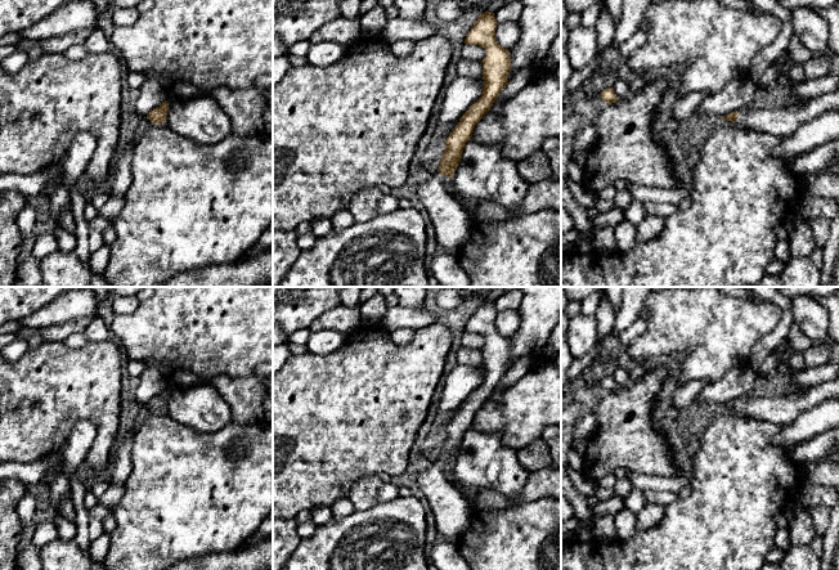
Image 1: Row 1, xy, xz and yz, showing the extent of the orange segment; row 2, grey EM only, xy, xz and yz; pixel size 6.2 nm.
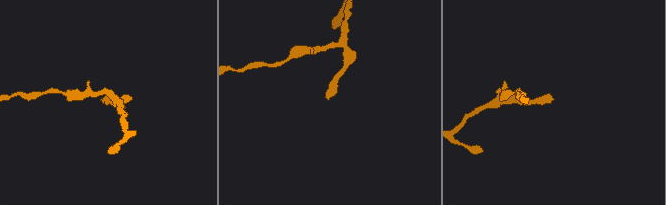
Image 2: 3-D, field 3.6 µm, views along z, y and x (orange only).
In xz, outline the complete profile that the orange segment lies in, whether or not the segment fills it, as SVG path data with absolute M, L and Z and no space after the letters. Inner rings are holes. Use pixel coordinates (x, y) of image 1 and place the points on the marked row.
M480 13L468 31L465 44L485 49L481 97L463 113L445 142L439 171L417 187L416 196L427 210L436 233L436 248L458 255L468 242L471 219L468 211L448 192L448 181L461 162L463 148L472 138L475 125L490 111L499 93L510 84L511 58L495 39L498 23L494 13Z

